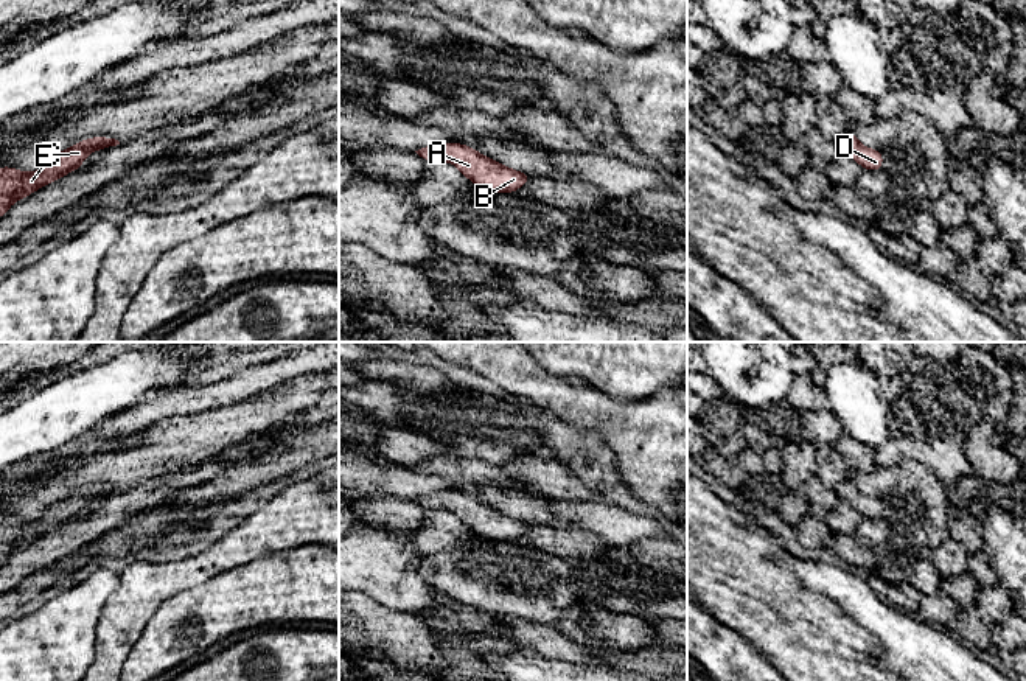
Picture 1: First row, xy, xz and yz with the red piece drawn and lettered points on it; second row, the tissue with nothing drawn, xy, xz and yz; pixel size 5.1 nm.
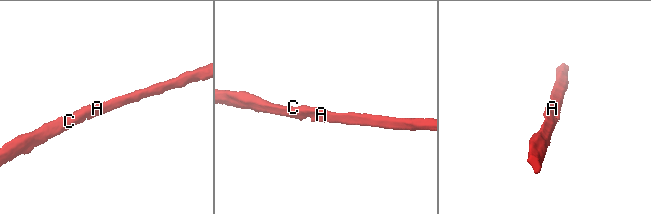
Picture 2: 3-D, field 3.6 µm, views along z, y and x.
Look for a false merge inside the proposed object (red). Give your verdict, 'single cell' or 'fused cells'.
single cell

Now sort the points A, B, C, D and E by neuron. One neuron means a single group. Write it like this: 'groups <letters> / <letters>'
groups A B C D E

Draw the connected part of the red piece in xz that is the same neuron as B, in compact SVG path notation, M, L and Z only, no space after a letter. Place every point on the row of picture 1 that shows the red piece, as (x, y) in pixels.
M437 143L415 152L426 162L451 162L476 188L493 193L515 193L532 177L501 165L462 143Z

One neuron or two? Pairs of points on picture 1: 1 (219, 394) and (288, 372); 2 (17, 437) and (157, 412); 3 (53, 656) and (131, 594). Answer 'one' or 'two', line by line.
1: one
2: two
3: two

